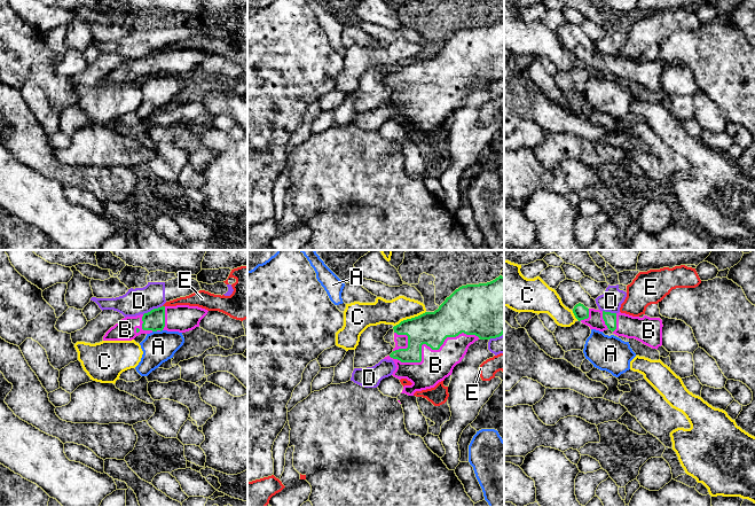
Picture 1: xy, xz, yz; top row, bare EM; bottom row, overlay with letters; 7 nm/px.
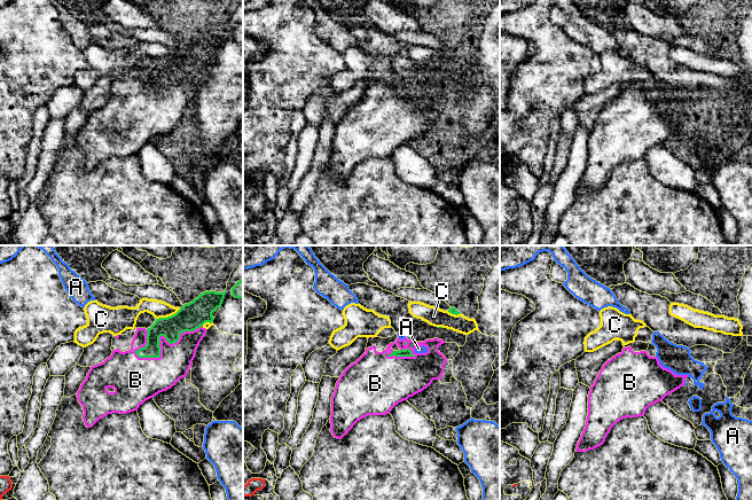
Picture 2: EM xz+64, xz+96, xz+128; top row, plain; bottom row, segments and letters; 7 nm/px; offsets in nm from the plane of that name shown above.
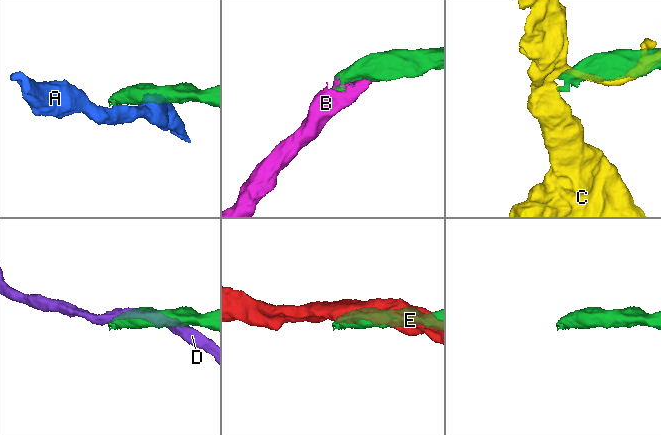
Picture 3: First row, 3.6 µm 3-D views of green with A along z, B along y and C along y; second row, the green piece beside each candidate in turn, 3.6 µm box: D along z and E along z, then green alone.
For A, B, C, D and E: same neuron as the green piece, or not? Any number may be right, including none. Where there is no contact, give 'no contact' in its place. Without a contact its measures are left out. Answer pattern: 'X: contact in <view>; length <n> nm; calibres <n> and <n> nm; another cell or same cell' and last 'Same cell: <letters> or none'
A: contact in xy; length 30 nm; calibres 140 and 220 nm; another cell
B: contact in xz; length 650 nm; calibres 240 and 220 nm; same cell
C: contact in xz; length 240 nm; calibres 240 and 180 nm; another cell
D: contact in xy; length 130 nm; calibres 140 and 190 nm; another cell
E: contact in xy; length 40 nm; calibres 140 and 100 nm; another cell
Same cell: B

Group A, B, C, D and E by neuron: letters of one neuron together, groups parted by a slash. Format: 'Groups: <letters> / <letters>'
Groups: A / B / C / D / E

